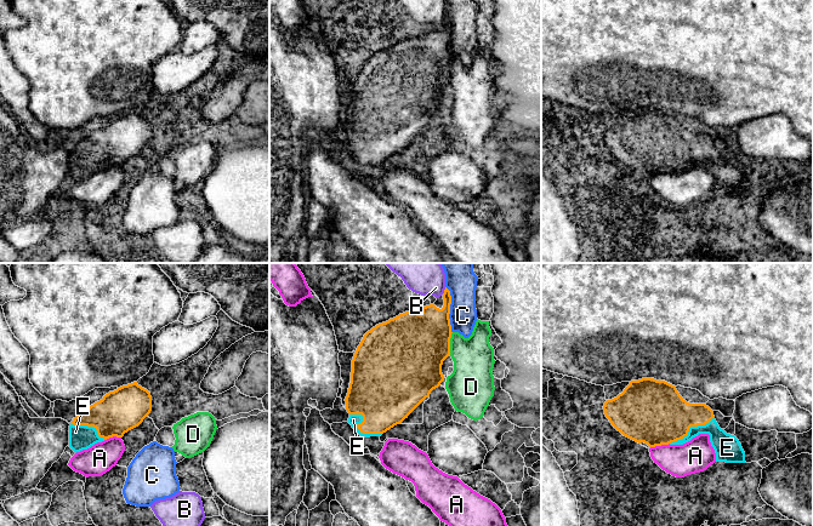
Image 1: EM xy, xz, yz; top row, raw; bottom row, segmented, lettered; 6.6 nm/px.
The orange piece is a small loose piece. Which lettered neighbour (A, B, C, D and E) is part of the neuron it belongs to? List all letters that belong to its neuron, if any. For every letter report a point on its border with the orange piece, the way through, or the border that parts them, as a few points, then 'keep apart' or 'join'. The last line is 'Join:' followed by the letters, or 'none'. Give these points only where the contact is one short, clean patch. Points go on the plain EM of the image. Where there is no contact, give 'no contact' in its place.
A: yz (659, 173) | along yz (669, 171), (651, 176) | keep apart
B: xz (444, 19) | along xz (445, 16), (442, 22) | keep apart
C: xz (449, 38) | keep apart
D: xz (449, 72) | keep apart
E: xz (357, 155) | across xz (384, 129), (357, 155), (353, 148) | join
Join: E

